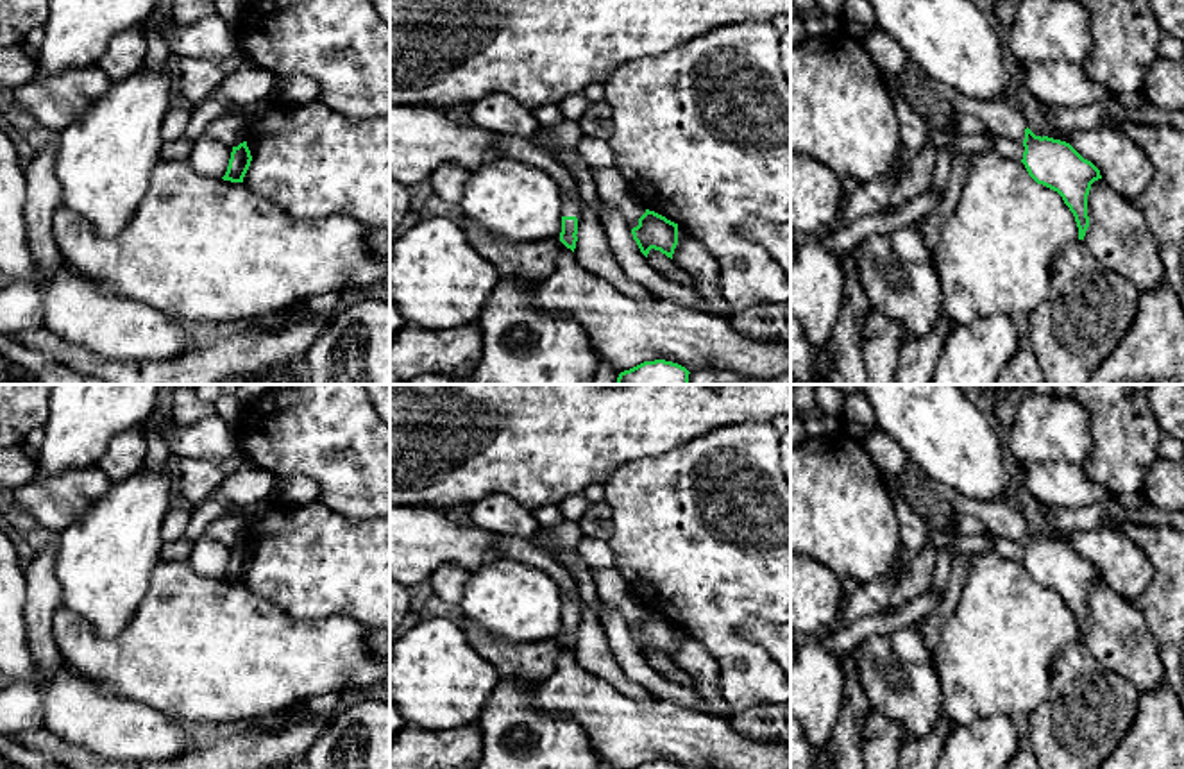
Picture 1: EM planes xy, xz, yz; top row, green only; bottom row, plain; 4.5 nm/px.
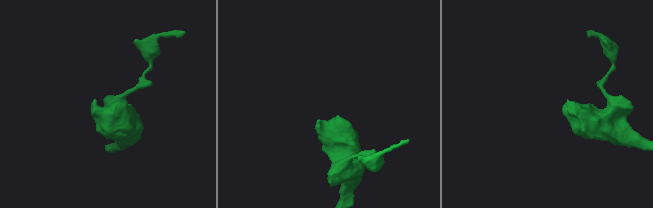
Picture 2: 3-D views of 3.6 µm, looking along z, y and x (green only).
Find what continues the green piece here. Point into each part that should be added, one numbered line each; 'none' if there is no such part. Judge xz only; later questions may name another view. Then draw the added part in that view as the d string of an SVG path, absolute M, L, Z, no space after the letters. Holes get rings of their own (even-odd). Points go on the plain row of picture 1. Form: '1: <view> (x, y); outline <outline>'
1: xz (571, 607); outline M563 597L562 599L562 617L581 619L581 599L579 597Z

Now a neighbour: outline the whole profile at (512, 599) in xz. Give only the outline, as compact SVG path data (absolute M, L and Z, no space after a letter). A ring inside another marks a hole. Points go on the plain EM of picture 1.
M503 558L472 572L458 606L469 622L513 642L556 640L562 633L556 581L519 558Z

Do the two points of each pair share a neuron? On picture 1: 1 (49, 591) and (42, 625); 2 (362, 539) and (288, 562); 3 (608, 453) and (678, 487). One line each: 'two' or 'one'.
1: one
2: one
3: two

